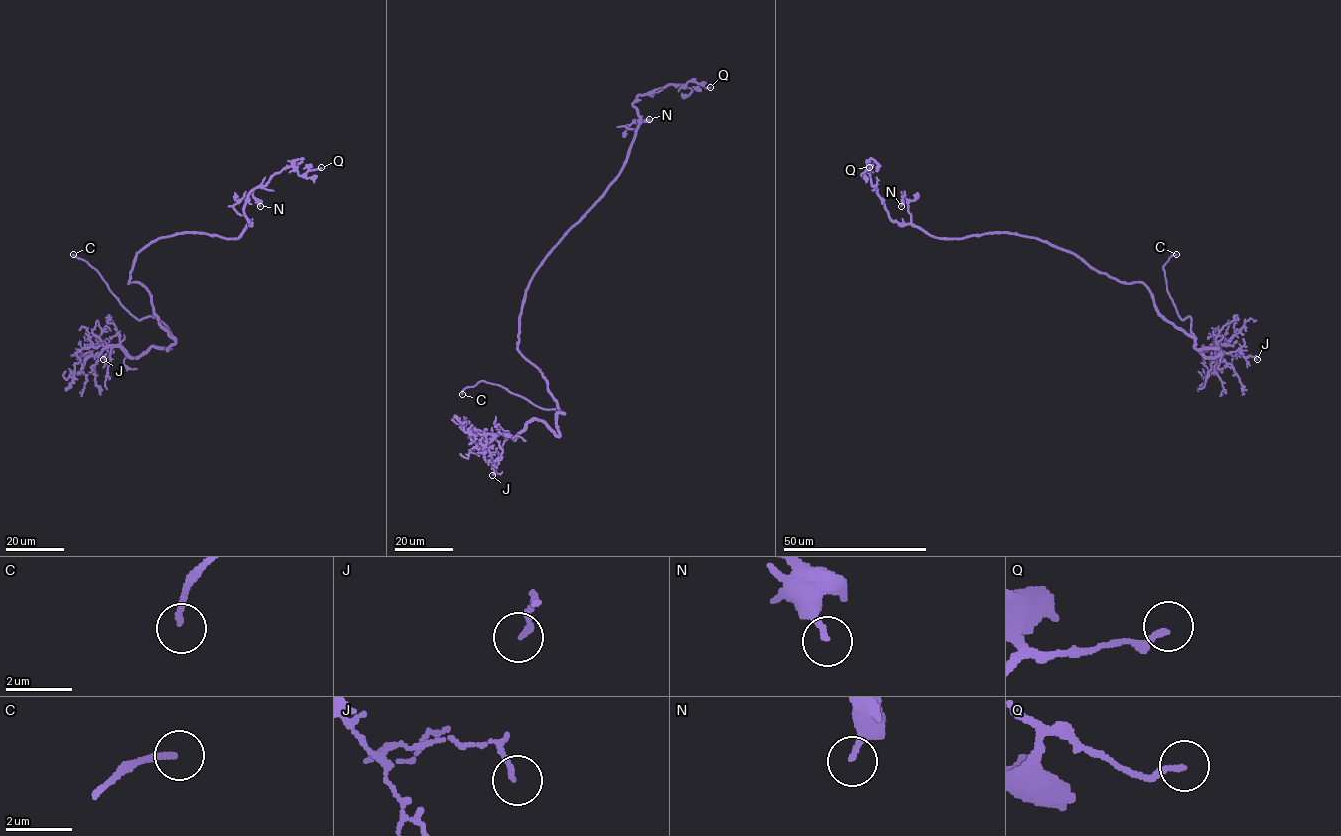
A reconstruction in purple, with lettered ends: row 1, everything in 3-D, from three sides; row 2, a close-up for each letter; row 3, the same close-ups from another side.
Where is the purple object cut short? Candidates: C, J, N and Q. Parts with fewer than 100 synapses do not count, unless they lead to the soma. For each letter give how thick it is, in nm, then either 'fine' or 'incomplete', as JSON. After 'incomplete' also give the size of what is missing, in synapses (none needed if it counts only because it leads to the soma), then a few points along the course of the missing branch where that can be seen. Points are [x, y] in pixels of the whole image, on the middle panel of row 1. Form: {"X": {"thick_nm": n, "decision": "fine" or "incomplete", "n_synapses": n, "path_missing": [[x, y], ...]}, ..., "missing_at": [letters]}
{"C": {"thick_nm": 170, "decision": "incomplete"}, "J": {"thick_nm": 140, "decision": "fine"}, "N": {"thick_nm": 170, "decision": "fine"}, "Q": {"thick_nm": 170, "decision": "fine"}, "missing_at": ["C"]}

